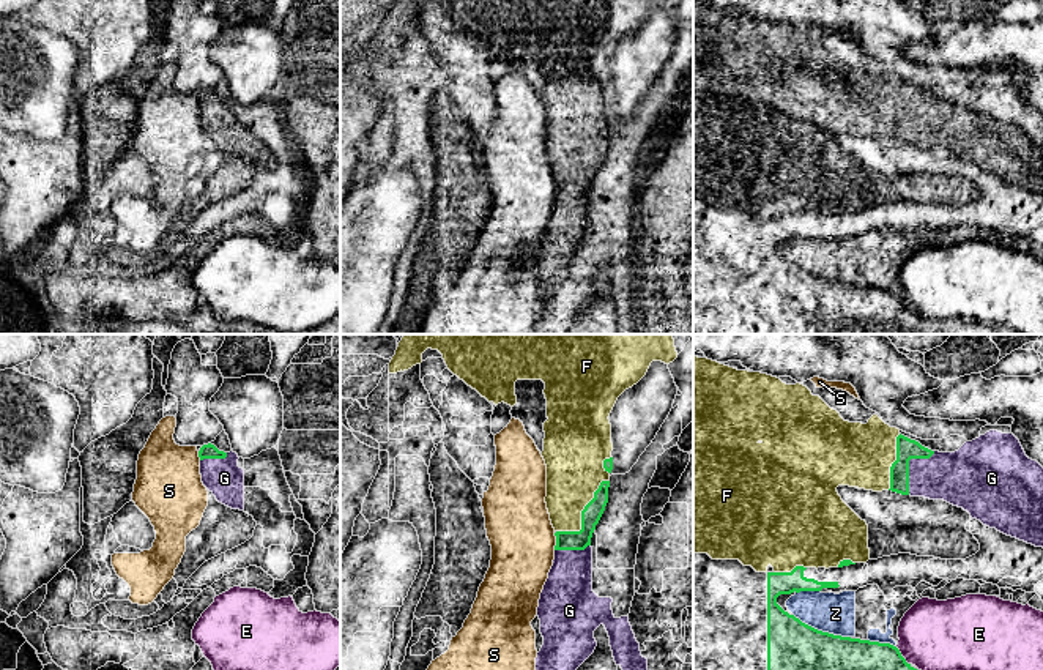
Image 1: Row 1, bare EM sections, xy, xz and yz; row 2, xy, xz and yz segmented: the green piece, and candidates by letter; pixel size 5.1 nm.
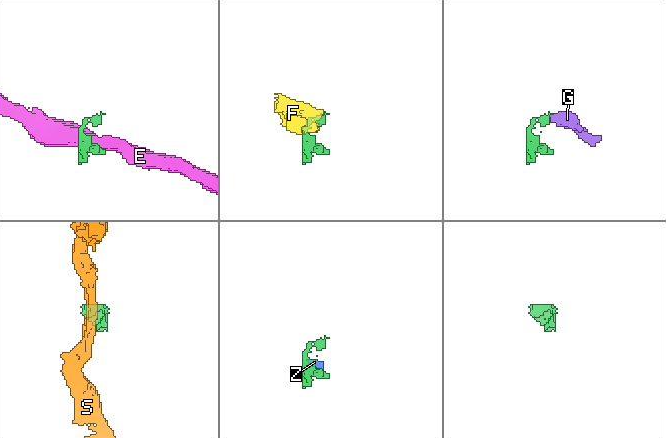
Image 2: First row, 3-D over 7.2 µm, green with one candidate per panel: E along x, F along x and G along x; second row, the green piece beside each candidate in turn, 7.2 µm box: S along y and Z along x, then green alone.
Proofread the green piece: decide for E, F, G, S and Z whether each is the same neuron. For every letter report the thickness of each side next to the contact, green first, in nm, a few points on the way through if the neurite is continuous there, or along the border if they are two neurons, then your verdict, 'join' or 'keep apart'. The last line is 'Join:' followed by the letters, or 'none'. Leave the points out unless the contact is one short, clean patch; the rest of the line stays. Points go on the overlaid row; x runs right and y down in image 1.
E: calibres 160 and 360 nm; keep apart
F: calibres 100 and 280 nm; keep apart
G: calibres 110 and 260 nm; way yz (906, 448), (908, 465), (914, 472), (955, 478); join
S: calibres 100 and 320 nm; border xz (553, 533), (555, 549); keep apart
Z: calibres 260 and 200 nm; keep apart
Join: G

